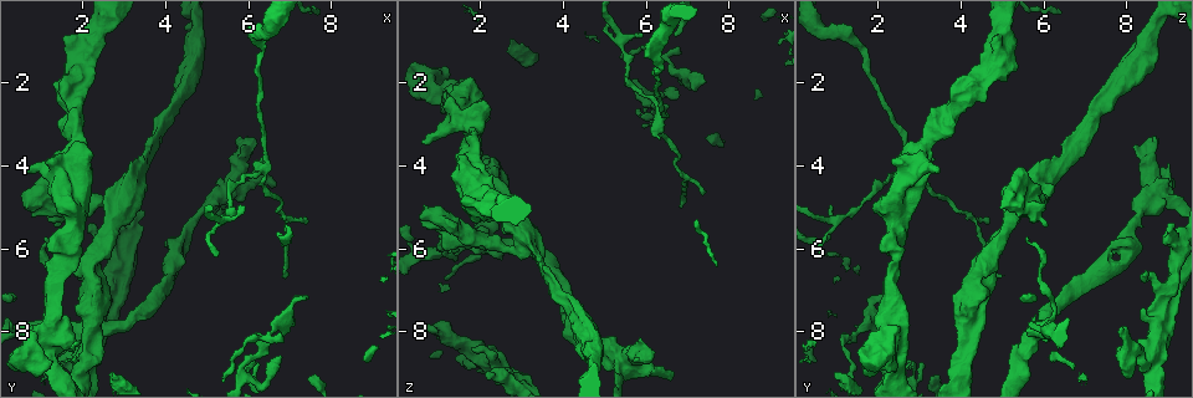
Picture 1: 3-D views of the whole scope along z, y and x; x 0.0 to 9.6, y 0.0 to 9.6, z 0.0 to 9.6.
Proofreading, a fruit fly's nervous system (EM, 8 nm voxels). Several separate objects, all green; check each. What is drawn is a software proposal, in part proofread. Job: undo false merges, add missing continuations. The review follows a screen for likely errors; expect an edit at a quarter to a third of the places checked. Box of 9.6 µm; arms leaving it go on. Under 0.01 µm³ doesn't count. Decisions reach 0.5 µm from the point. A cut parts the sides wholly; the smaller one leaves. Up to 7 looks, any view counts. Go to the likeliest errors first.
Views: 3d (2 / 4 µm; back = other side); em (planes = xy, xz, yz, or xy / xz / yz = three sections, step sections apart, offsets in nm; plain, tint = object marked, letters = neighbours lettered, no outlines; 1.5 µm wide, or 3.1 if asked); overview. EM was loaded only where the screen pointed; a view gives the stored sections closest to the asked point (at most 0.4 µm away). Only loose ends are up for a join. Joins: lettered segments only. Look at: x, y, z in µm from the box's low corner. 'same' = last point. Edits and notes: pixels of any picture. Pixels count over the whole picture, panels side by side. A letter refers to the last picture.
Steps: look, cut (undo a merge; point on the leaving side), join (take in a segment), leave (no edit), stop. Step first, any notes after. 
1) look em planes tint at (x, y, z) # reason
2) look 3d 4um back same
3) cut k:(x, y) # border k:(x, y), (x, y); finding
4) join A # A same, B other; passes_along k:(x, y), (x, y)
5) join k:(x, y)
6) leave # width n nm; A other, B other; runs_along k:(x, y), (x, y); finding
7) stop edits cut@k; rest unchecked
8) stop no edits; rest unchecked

look 3d 4um at (1.00, 8.25, 2.35) # abrupt turn

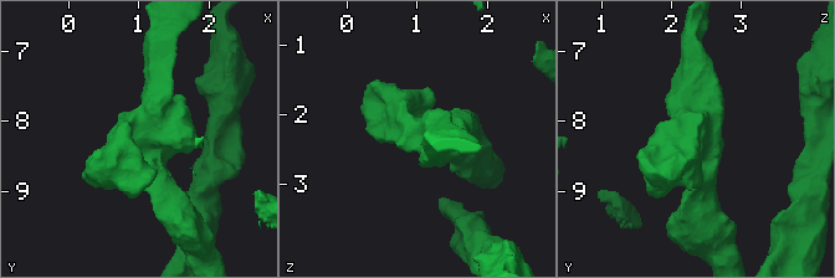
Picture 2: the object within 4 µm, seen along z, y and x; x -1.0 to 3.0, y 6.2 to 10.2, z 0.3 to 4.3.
look em xz step 8 letters at (1.00, 8.25, 2.30)

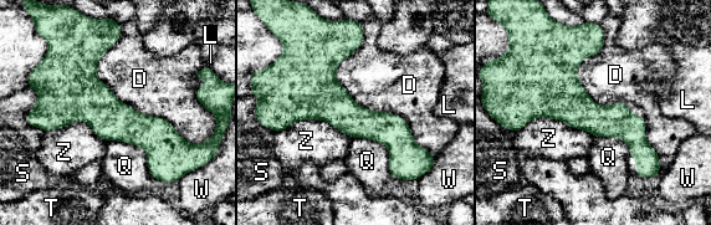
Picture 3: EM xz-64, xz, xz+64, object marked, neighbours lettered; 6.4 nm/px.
look em planes letters same # cut it another way

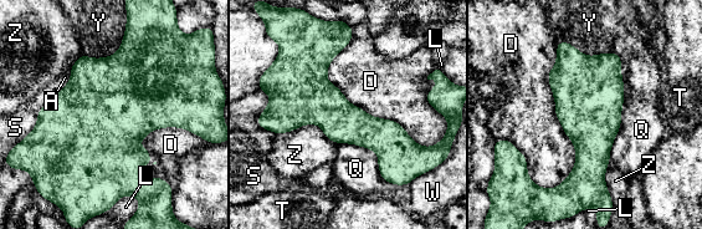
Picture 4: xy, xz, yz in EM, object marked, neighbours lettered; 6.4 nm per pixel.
leave # width 440 nm; A other, D other, L other, Q other, S other, T other, W other, Y other, Z other; one cell here

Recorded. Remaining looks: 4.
look 3d 4um at (3.25, 4.00, 5.90) # an open end

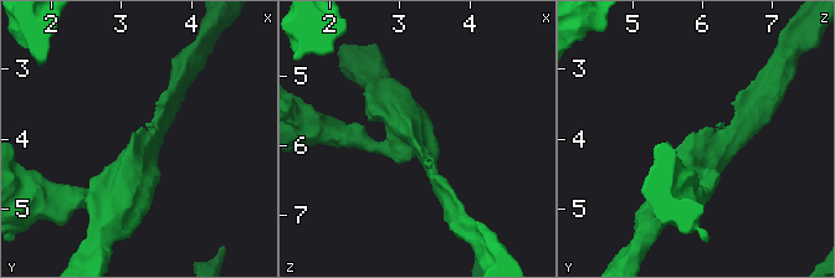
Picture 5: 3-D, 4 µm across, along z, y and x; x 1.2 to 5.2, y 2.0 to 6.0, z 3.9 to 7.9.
look em planes letters at (3.20, 3.95, 5.85) # need the tissue

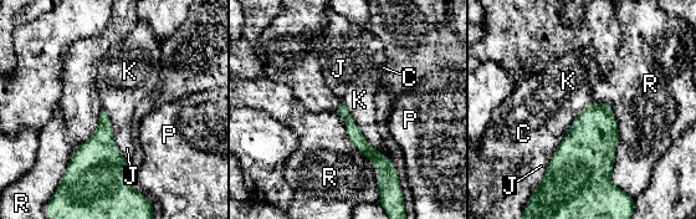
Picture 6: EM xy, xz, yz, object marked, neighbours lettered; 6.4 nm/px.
leave # C other, J other, K other, P other, R other; border 6:(342, 102), (366, 139), (382, 152); no lettered segment goes on from it

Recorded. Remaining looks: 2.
look em planes tint at (6.35, 4.10, 2.85) # three-way junction

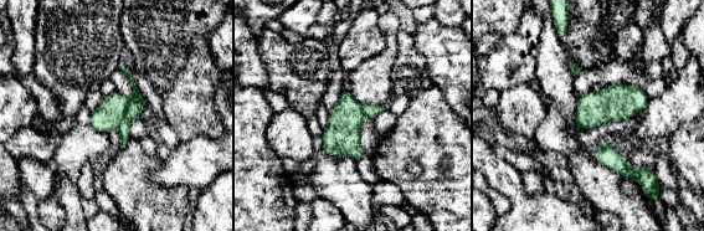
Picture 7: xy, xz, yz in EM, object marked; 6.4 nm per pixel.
look em planes letters same

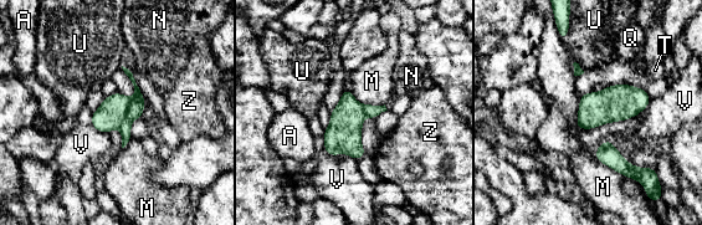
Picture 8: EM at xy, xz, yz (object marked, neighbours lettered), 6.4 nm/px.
cut 8:(112, 111) # A other, M other, N other, Q other, T other, U other, V other, Z other; border 8:(129, 98), (127, 113), (118, 128); two cells meet here

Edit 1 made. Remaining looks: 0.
stop edits cut@8; rest unchecked

